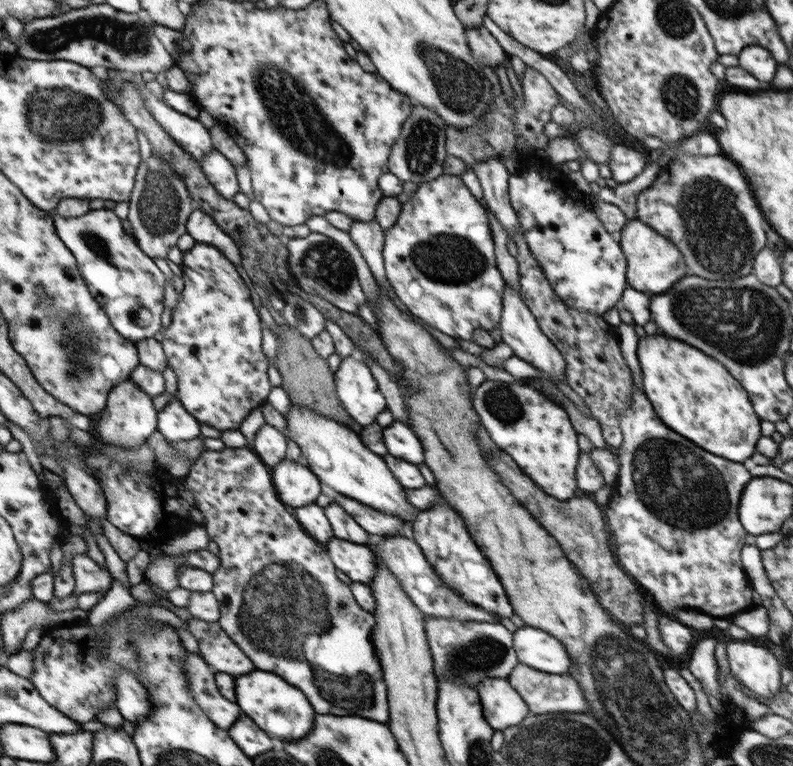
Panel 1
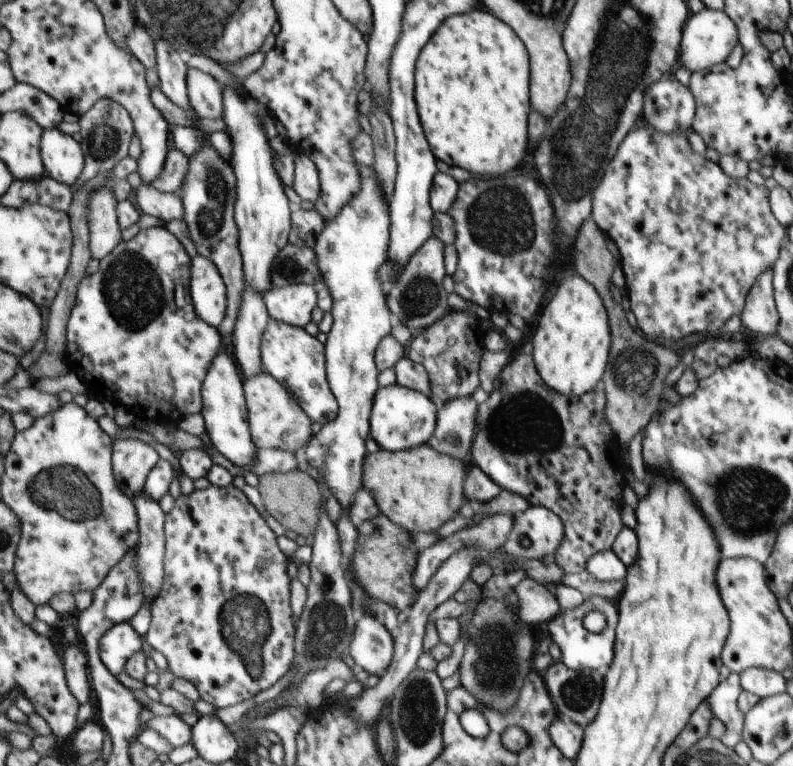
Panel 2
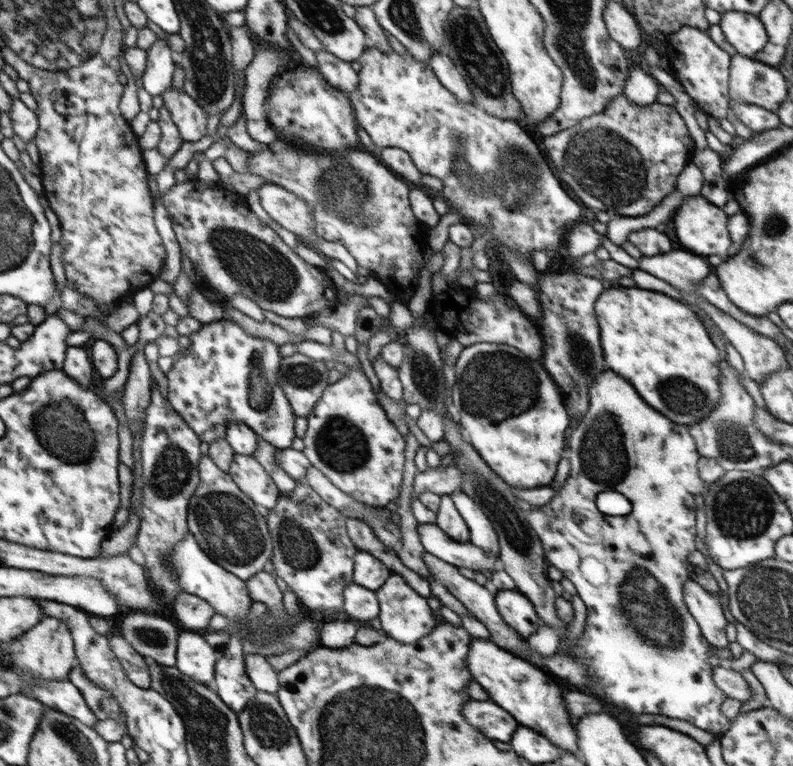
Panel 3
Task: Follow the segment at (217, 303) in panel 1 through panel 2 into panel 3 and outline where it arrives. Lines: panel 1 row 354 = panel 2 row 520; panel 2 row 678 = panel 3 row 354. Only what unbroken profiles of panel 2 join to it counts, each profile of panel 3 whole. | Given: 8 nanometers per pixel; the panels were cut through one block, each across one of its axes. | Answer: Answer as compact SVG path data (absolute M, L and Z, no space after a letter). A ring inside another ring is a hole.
M223 317L218 321L212 323L203 324L199 331L192 333L190 336L190 347L184 352L184 355L174 363L174 367L166 374L168 378L168 399L170 404L173 405L174 412L179 413L181 417L185 419L186 424L193 429L202 441L206 441L209 444L214 442L217 438L225 438L225 430L228 428L228 424L237 421L244 421L258 437L262 437L266 442L272 444L278 449L286 449L292 446L292 440L295 437L295 418L293 408L286 398L285 392L280 388L278 384L278 369L282 361L280 355L280 347L269 340L254 338L250 336L239 324L232 322L231 320Z

